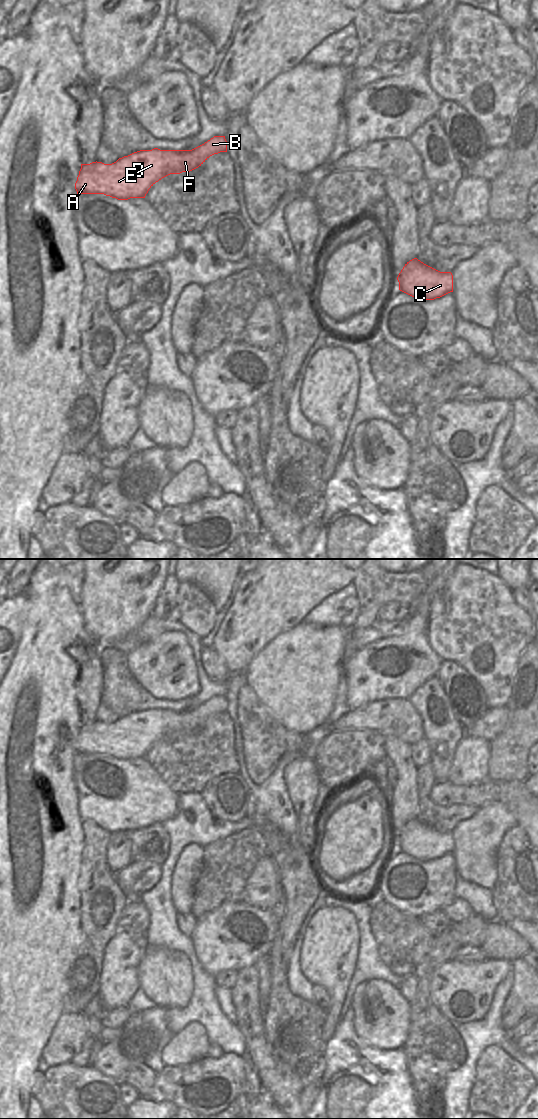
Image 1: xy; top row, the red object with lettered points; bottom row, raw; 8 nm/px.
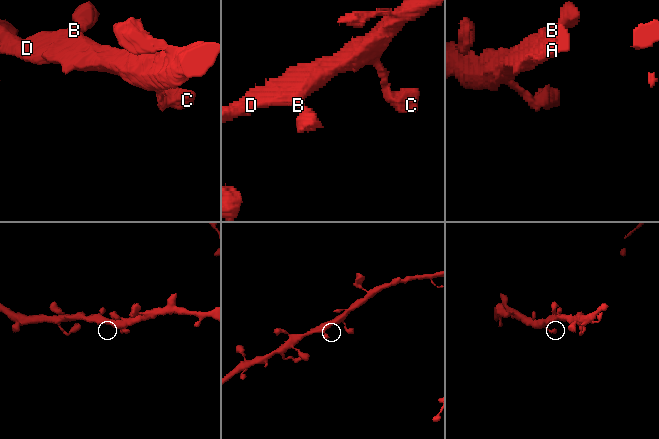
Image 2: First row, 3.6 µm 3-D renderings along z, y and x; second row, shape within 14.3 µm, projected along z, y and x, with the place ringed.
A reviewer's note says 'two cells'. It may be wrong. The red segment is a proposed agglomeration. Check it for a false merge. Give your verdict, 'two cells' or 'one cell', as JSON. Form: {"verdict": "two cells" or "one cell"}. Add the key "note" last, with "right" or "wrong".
{"verdict": "one cell", "note": "wrong"}

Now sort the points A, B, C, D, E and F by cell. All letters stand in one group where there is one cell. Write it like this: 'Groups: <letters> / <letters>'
Groups: A B C D E F

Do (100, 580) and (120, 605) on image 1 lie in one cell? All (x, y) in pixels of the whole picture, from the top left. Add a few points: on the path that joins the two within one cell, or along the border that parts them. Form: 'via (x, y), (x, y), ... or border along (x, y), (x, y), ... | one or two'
via (106, 586), (116, 596), (116, 599) | one

